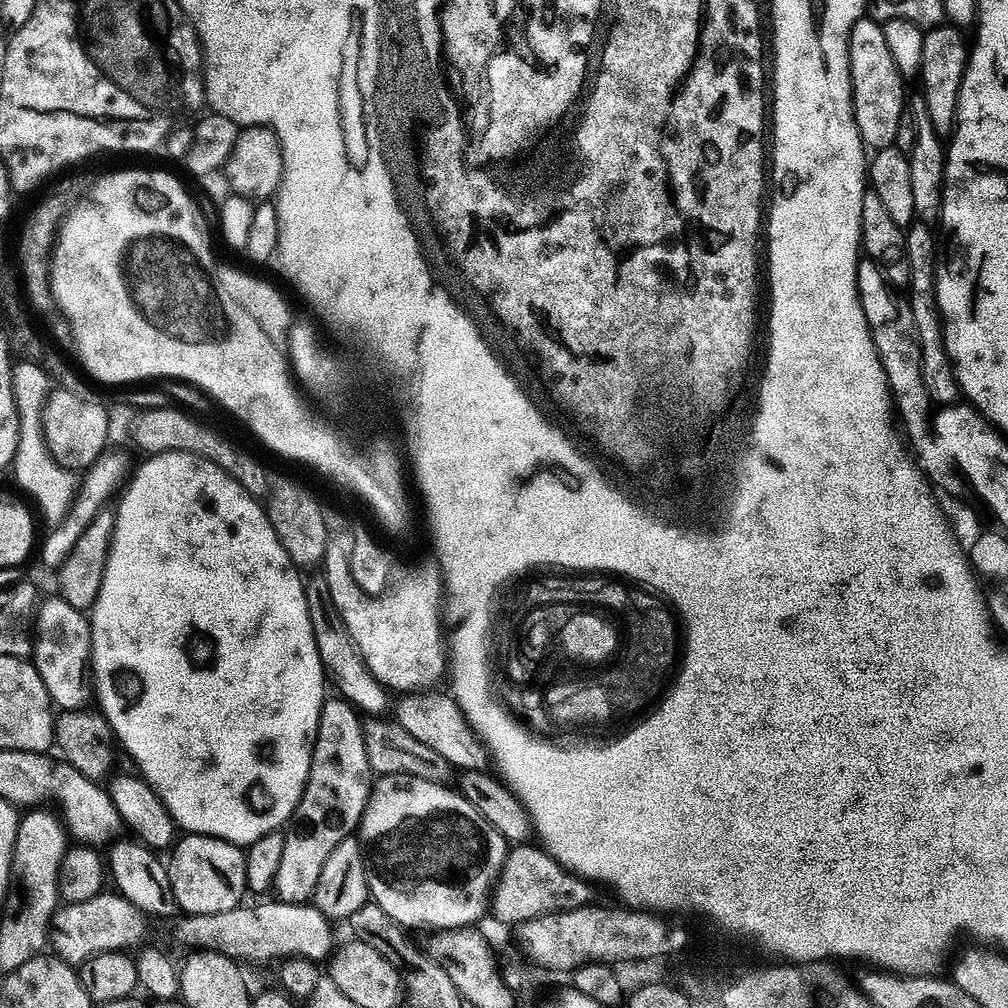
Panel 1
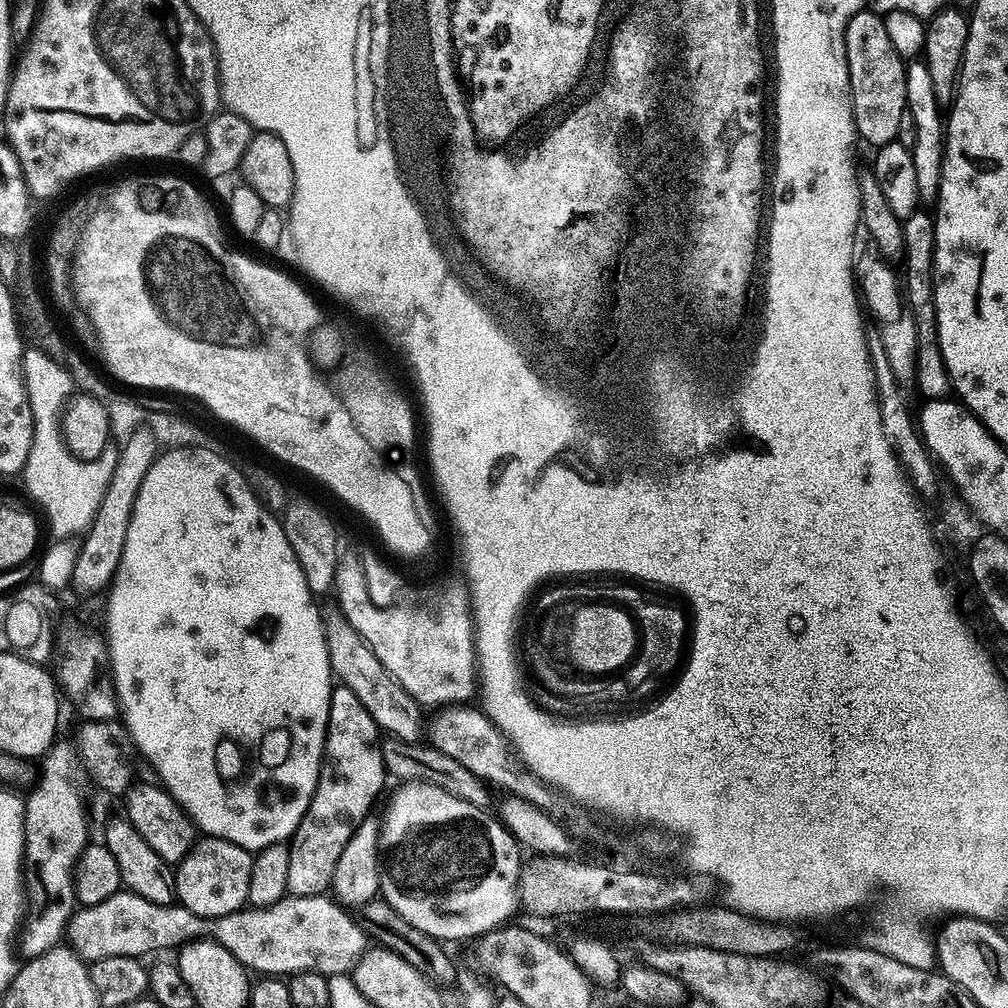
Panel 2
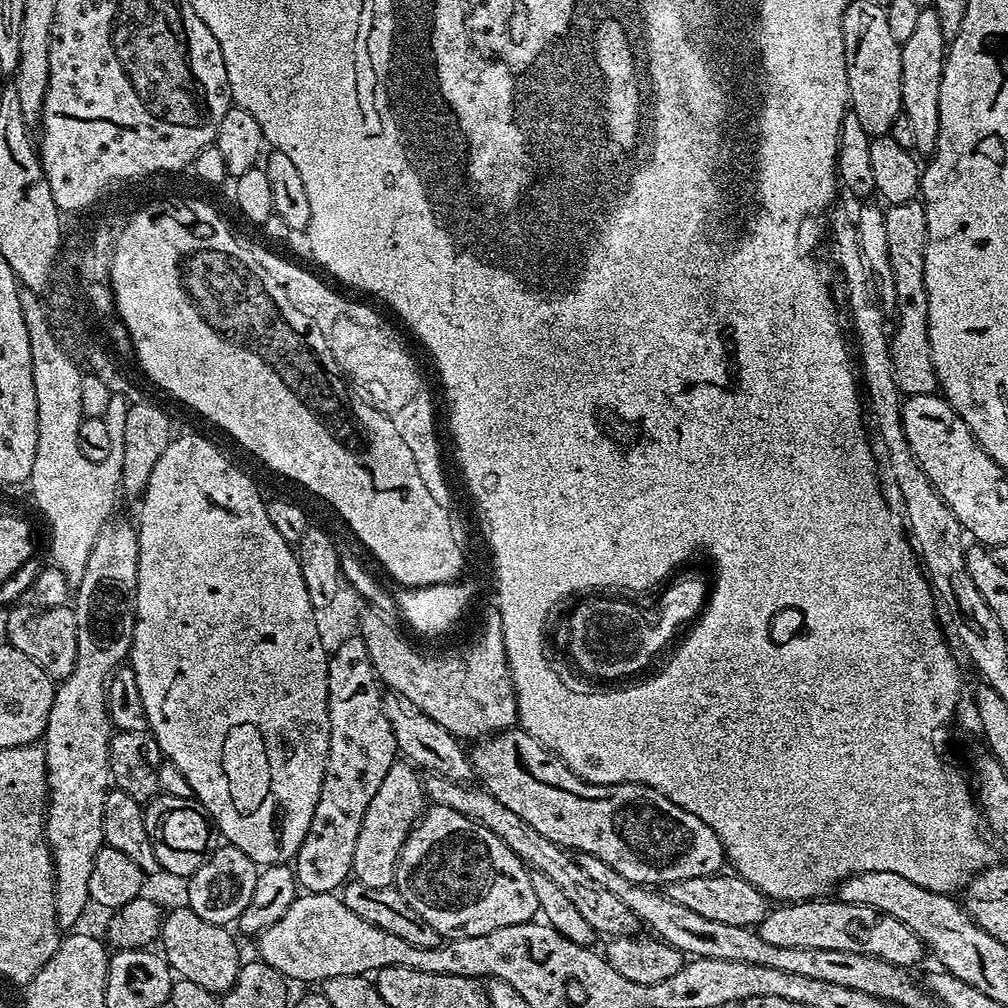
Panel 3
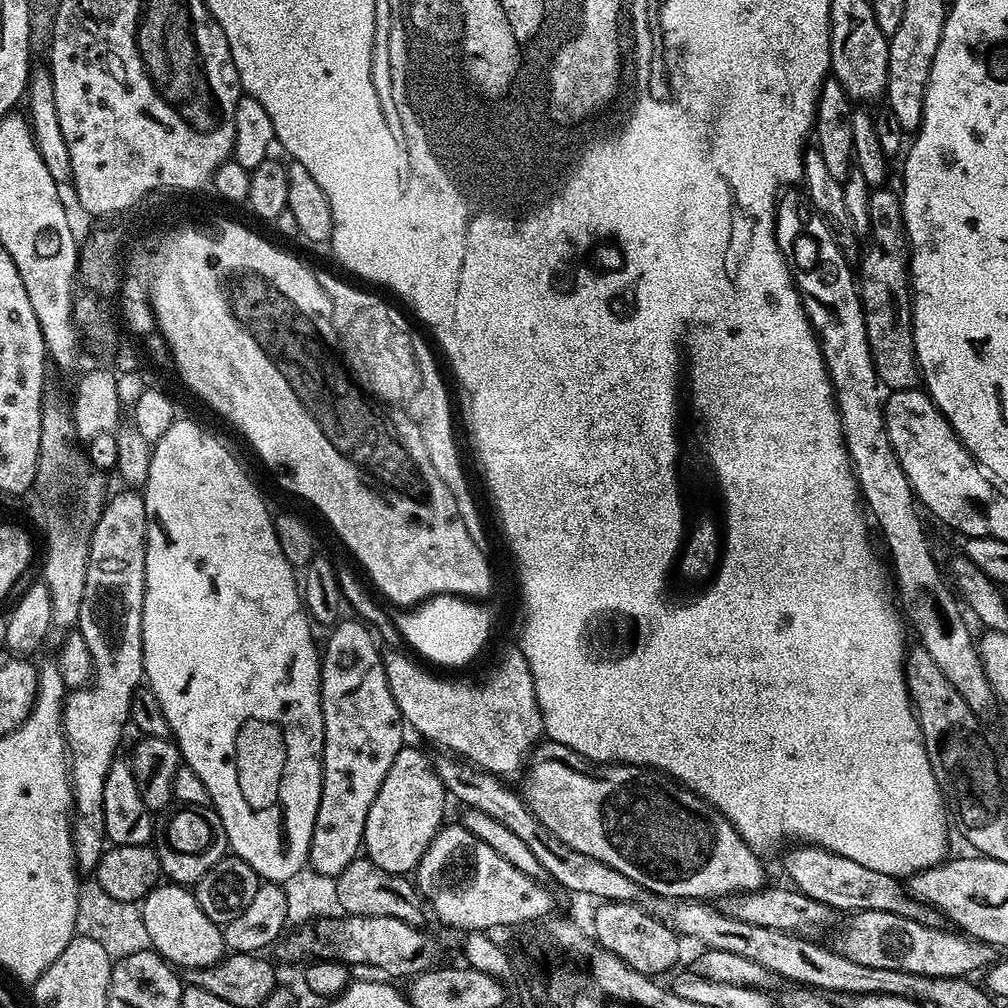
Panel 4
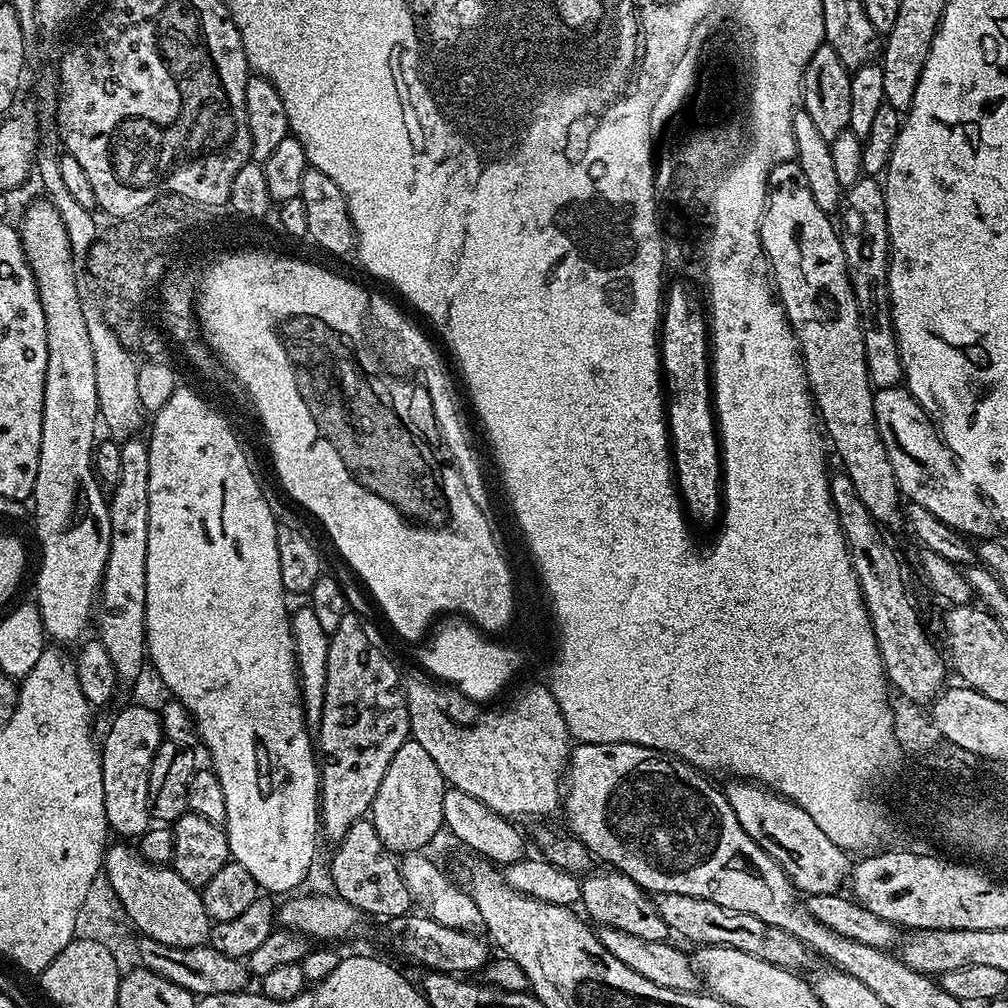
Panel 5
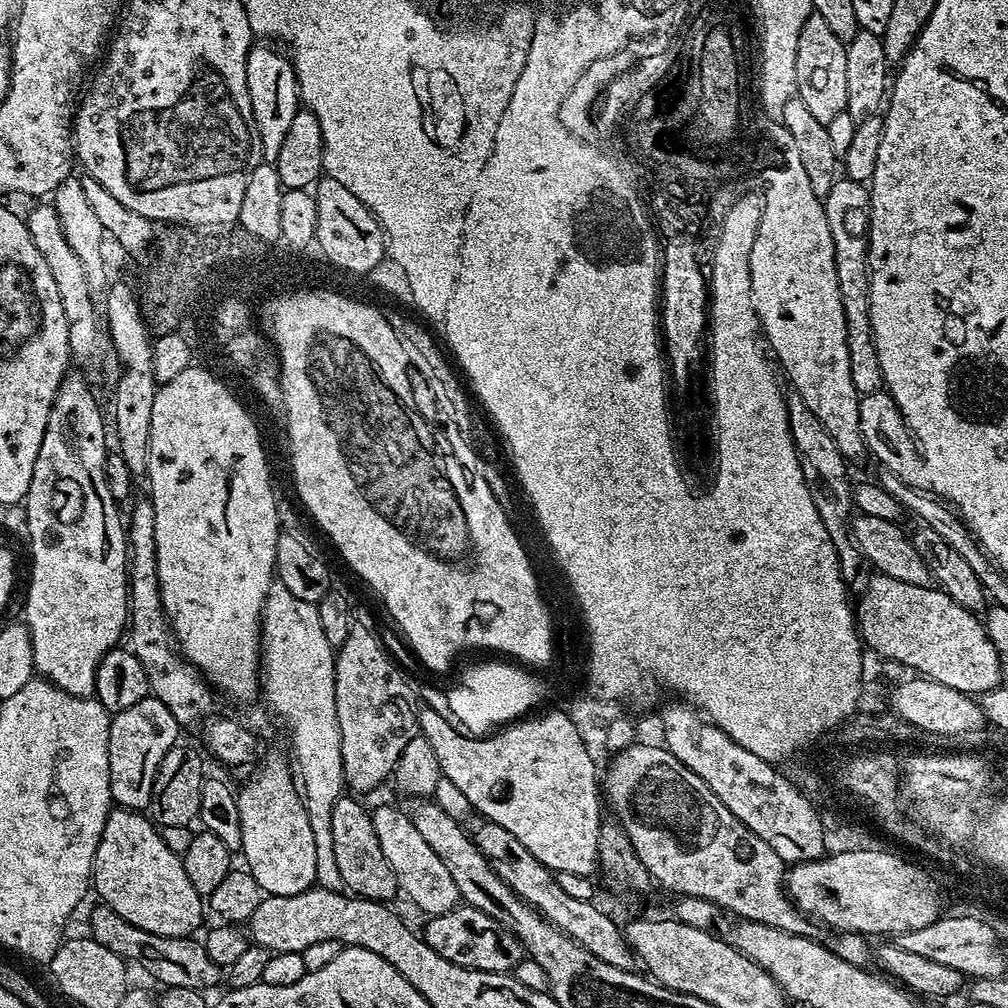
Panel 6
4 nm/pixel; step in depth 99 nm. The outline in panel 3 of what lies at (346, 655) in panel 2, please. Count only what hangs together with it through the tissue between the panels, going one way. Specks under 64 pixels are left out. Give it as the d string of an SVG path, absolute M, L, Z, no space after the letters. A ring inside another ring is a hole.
M389 691L384 696L384 713L390 722L390 730L394 730L394 742L399 755L405 761L411 762L417 769L425 768L425 773L443 779L457 782L468 782L473 779L472 760L465 745L457 736L450 734L446 726L438 726L434 718L422 714L422 710L414 706L414 702L402 698L394 691Z

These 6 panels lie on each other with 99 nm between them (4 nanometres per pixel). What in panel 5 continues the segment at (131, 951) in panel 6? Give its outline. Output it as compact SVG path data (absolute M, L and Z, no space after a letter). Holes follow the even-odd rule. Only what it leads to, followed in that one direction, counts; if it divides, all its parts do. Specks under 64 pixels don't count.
M143 937L139 943L142 966L151 970L152 973L161 974L162 978L174 982L184 990L188 990L192 995L201 998L206 995L228 994L243 991L249 984L250 973L247 965L239 958L229 957L217 951L209 944L203 944L198 947L182 948L166 946L157 940Z

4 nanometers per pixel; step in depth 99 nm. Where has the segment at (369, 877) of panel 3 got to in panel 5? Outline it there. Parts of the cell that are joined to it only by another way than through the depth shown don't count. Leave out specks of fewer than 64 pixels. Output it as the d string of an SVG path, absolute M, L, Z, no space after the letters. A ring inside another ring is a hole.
M411 738L398 748L379 784L370 813L370 821L387 851L405 856L423 851L443 829L443 799L447 780L435 765L434 758Z

